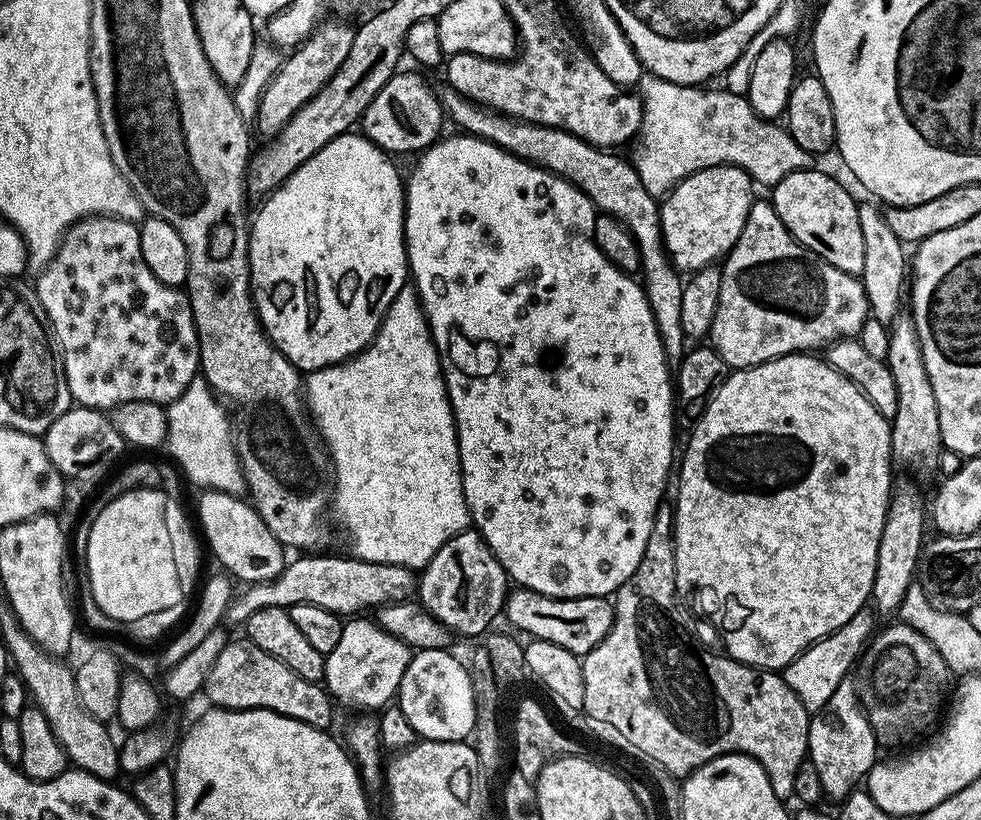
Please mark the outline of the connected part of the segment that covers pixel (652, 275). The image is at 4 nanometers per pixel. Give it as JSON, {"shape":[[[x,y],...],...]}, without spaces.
{"shape":[[[445,87],[439,93],[439,98],[447,119],[460,127],[457,129],[467,135],[477,136],[481,140],[488,140],[491,144],[498,145],[499,148],[514,153],[515,156],[530,161],[537,167],[547,168],[548,171],[582,189],[590,197],[597,211],[623,221],[638,242],[645,292],[654,314],[655,324],[659,328],[664,352],[671,365],[679,365],[686,351],[686,337],[681,326],[683,279],[672,267],[664,251],[659,203],[642,185],[635,165],[616,156],[617,153],[588,144],[564,129],[513,120],[468,100],[453,88]]]}

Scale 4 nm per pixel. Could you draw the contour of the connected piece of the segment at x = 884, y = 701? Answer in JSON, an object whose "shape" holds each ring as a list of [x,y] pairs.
{"shape":[[[903,622],[895,623],[881,632],[879,629],[859,657],[860,707],[881,745],[911,745],[925,735],[923,732],[932,723],[937,723],[945,703],[944,687],[948,684],[950,669],[941,658],[940,652],[918,629],[909,628]]]}

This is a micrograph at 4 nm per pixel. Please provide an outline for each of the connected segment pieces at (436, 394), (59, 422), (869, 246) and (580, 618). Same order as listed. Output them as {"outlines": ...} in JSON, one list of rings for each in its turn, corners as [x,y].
{"outlines":[[[[406,286],[398,290],[394,302],[390,302],[386,310],[384,321],[378,326],[367,348],[352,359],[342,361],[341,364],[331,364],[325,368],[319,368],[317,372],[307,373],[302,387],[311,419],[332,460],[334,491],[330,508],[333,513],[336,511],[337,522],[348,531],[348,540],[352,543],[351,555],[366,562],[392,563],[394,566],[413,570],[423,569],[424,565],[430,562],[430,558],[434,558],[434,554],[438,554],[438,550],[442,550],[442,546],[450,542],[450,538],[454,538],[469,527],[470,517],[460,473],[460,447],[456,441],[456,419],[452,413],[452,404],[448,401],[440,355],[436,349],[436,343],[432,340],[432,332],[428,329],[428,320],[424,316],[424,311],[420,309],[420,297],[416,295],[415,287]]],[[[83,406],[68,408],[66,414],[62,414],[62,418],[55,420],[42,433],[42,439],[50,462],[54,462],[56,469],[65,478],[107,477],[108,467],[126,451],[122,434],[114,430],[111,419],[98,408]]],[[[861,203],[858,207],[858,226],[862,226],[862,246],[866,246],[866,258],[862,262],[859,274],[860,285],[864,287],[866,302],[871,319],[891,325],[901,315],[900,299],[906,296],[906,277],[910,272],[910,260],[904,251],[903,240],[890,230],[890,222],[886,222],[883,211],[875,203]]],[[[516,586],[509,591],[504,601],[503,615],[508,616],[509,622],[517,628],[517,633],[529,632],[529,637],[549,640],[583,658],[606,638],[606,634],[610,634],[616,610],[613,601],[606,596],[556,600],[553,596],[543,596],[528,588]]]]}

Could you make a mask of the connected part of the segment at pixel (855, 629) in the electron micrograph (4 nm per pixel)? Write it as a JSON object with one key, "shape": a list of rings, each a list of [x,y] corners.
{"shape":[[[861,610],[858,614],[854,614],[854,618],[850,618],[850,622],[846,622],[846,626],[838,626],[838,630],[816,640],[805,652],[798,654],[798,658],[794,658],[794,662],[790,662],[788,667],[783,669],[782,675],[785,682],[790,686],[790,690],[794,690],[794,694],[798,694],[798,698],[804,703],[809,714],[826,706],[826,702],[830,702],[830,694],[834,694],[834,690],[838,690],[838,686],[843,680],[849,679],[851,672],[848,671],[851,668],[853,671],[862,649],[869,643],[874,632],[874,627],[872,628],[873,613],[869,612]]]}

